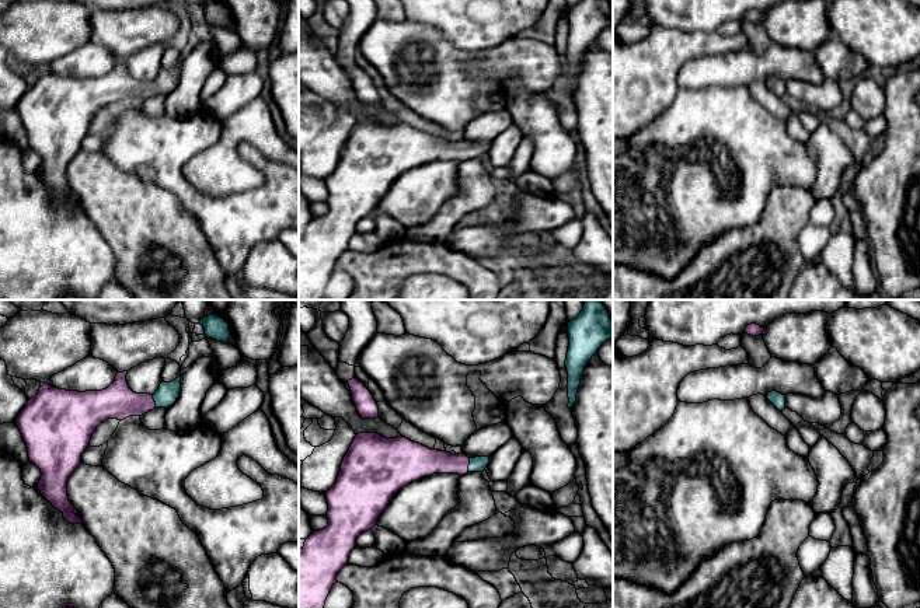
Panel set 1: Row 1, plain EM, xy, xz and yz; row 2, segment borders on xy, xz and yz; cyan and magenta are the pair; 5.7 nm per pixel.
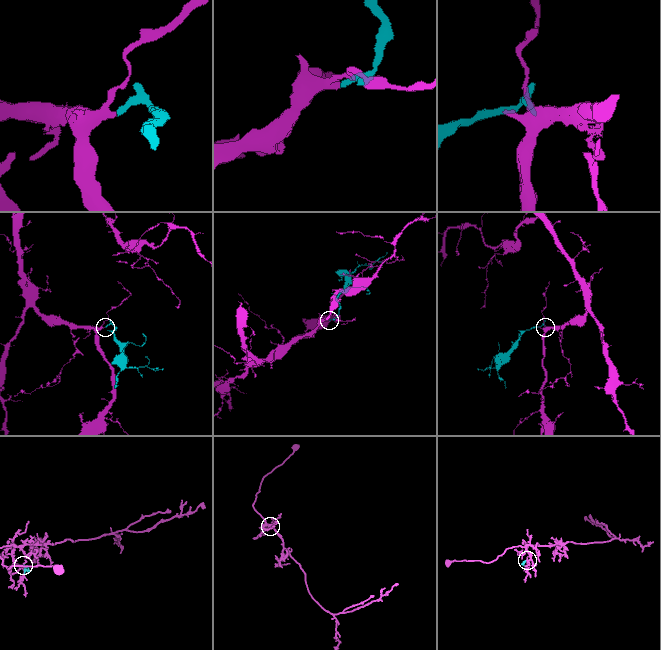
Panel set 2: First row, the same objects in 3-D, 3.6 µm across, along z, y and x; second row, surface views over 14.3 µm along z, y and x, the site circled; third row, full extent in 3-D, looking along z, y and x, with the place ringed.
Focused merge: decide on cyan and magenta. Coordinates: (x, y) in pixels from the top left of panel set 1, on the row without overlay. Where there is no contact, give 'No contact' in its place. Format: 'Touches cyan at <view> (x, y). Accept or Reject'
Touches cyan at xz (469, 152). Accept

